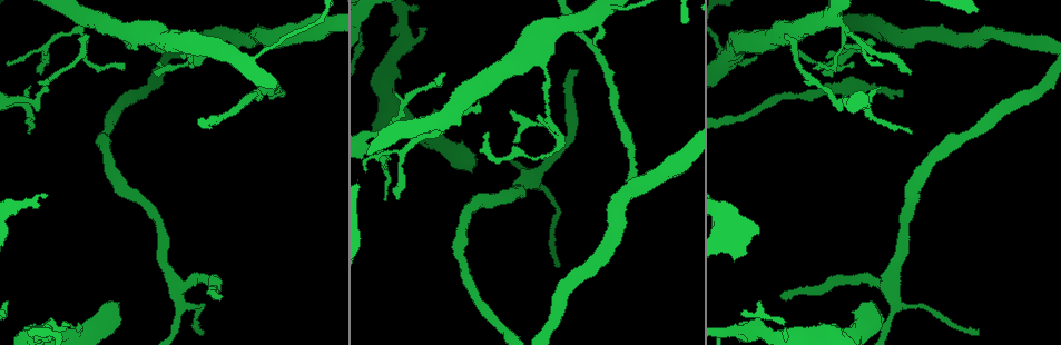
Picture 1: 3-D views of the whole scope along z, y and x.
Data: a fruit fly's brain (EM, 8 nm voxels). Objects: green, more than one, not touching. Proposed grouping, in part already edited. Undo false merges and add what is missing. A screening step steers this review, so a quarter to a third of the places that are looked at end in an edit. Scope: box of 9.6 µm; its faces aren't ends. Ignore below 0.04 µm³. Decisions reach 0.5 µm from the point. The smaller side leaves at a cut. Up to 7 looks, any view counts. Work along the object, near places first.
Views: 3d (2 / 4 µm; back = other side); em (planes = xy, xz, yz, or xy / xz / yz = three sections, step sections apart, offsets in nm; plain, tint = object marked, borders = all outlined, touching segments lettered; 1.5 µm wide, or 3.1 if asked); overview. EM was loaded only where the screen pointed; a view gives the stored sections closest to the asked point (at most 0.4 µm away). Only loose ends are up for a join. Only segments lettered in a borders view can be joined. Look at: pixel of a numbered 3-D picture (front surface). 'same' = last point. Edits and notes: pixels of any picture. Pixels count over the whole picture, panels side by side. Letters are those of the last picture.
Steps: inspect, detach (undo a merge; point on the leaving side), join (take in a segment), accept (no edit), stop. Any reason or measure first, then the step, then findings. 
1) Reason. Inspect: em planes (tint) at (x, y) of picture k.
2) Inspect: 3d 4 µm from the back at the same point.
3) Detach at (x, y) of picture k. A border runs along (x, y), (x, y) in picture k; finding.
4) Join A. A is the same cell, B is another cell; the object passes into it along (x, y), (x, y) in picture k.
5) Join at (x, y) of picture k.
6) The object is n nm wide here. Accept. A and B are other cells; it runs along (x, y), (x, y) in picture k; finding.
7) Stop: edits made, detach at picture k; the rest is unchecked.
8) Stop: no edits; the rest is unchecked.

An open end. Inspect: 3d 2 µm at (595, 43) of picture 1.

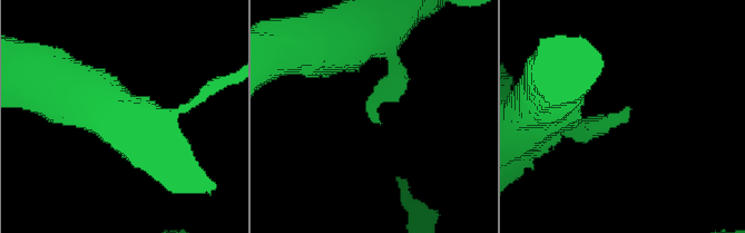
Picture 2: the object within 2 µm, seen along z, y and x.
Inspect: em xz step 8 (tint) at (378, 120) of picture 2.

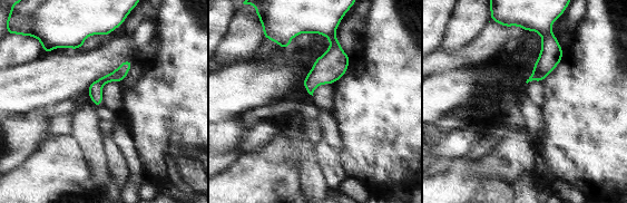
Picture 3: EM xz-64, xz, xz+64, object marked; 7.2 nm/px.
Cut it another way. Inspect: em xy step 4 (borders) at the same point.

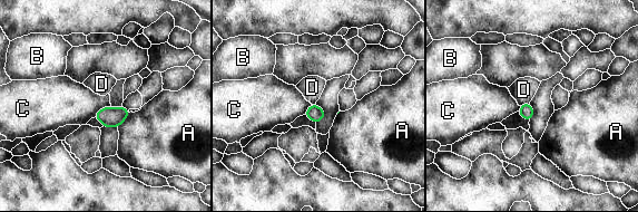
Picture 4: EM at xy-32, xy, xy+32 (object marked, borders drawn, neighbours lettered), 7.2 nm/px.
Accept. A, B, C and D are other cells; a border runs along (529, 102), (524, 102), (520, 106) in picture 4; no lettered segment goes on from it.

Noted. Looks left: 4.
Thin end. Inspect: 3d 4 µm at (822, 72) of picture 1.

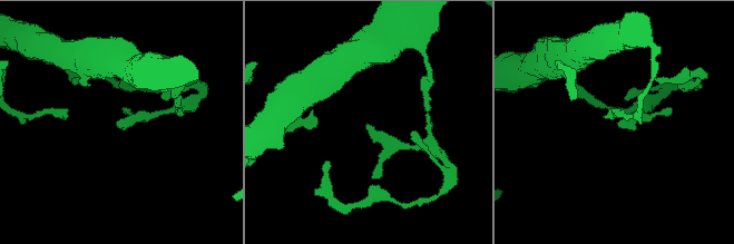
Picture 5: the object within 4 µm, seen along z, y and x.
Need the tissue. Inspect: em planes (borders) at (117, 124) of picture 5.

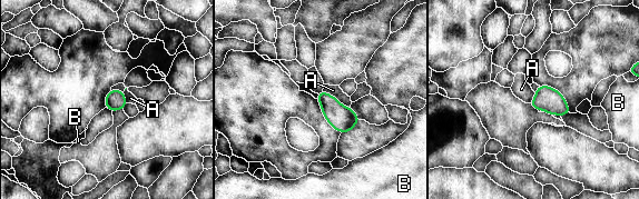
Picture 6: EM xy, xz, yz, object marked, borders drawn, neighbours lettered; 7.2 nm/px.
The object is 140 nm wide here; the longest contact is with A, 240 nm. Accept. A and B are other cells; none of them fits.

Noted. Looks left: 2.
Branch stops here. Inspect: em planes (plain) at (865, 302) of picture 1.

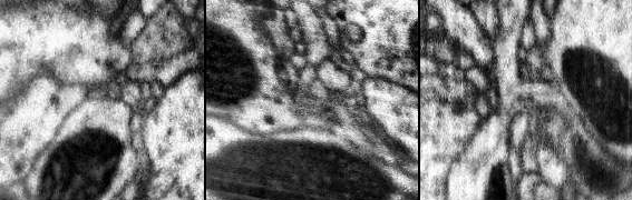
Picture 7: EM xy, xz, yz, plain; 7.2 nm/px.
What lies round it. Inspect: em planes (borders) at the same point.

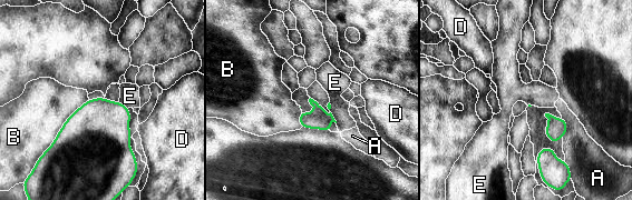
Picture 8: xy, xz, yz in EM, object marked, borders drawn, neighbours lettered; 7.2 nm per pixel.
The longest contact is with B, 500 nm. Accept. A, B, D and E are other cells; a border runs along (88, 99), (67, 119), (44, 153) in picture 8; none of them fits.

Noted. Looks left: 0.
Stop: no edits; the rest is unchecked.

